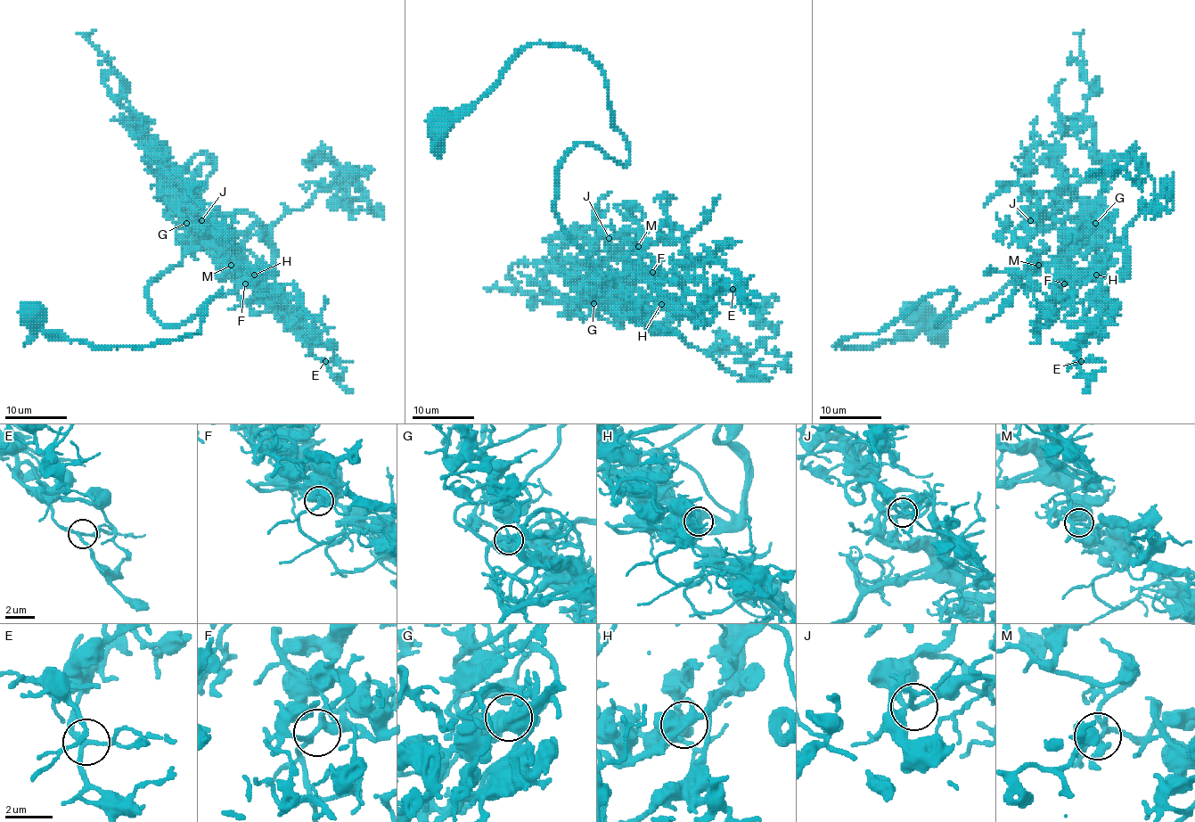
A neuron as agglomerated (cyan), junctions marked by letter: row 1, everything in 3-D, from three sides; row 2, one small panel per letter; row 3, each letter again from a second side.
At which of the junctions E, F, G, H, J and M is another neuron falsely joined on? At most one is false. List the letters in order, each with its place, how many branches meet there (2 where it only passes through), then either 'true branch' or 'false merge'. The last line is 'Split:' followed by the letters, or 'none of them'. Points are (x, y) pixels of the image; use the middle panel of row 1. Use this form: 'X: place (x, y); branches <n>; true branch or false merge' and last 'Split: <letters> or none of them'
E: place (732, 289); branches 3; true branch
F: place (652, 272); branches 4; true branch
G: place (593, 303); branches 3; true branch
H: place (661, 304); branches 4; true branch
J: place (609, 238); branches 4; true branch
M: place (638, 246); branches 5; true branch
Split: none of them

